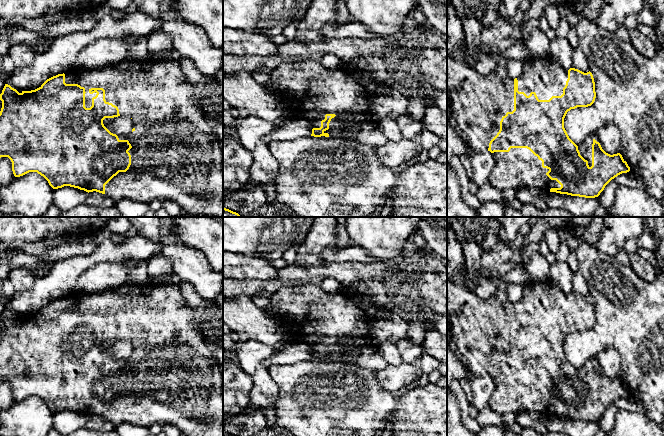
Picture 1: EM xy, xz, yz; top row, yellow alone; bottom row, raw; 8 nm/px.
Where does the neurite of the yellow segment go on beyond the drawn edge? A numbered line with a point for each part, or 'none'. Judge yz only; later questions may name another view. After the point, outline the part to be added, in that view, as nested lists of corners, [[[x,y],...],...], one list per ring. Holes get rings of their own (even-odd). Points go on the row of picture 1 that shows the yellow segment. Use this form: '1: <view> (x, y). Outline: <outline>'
1: yz (519, 168). Outline: [[[511,148],[509,152],[492,153],[495,168],[488,181],[500,191],[515,191],[528,188],[544,195],[550,194],[551,188],[560,188],[556,180],[551,180],[542,167],[542,161],[527,148]]]

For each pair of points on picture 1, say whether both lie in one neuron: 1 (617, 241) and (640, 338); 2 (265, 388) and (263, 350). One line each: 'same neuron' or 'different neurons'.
1: different neurons
2: same neuron

